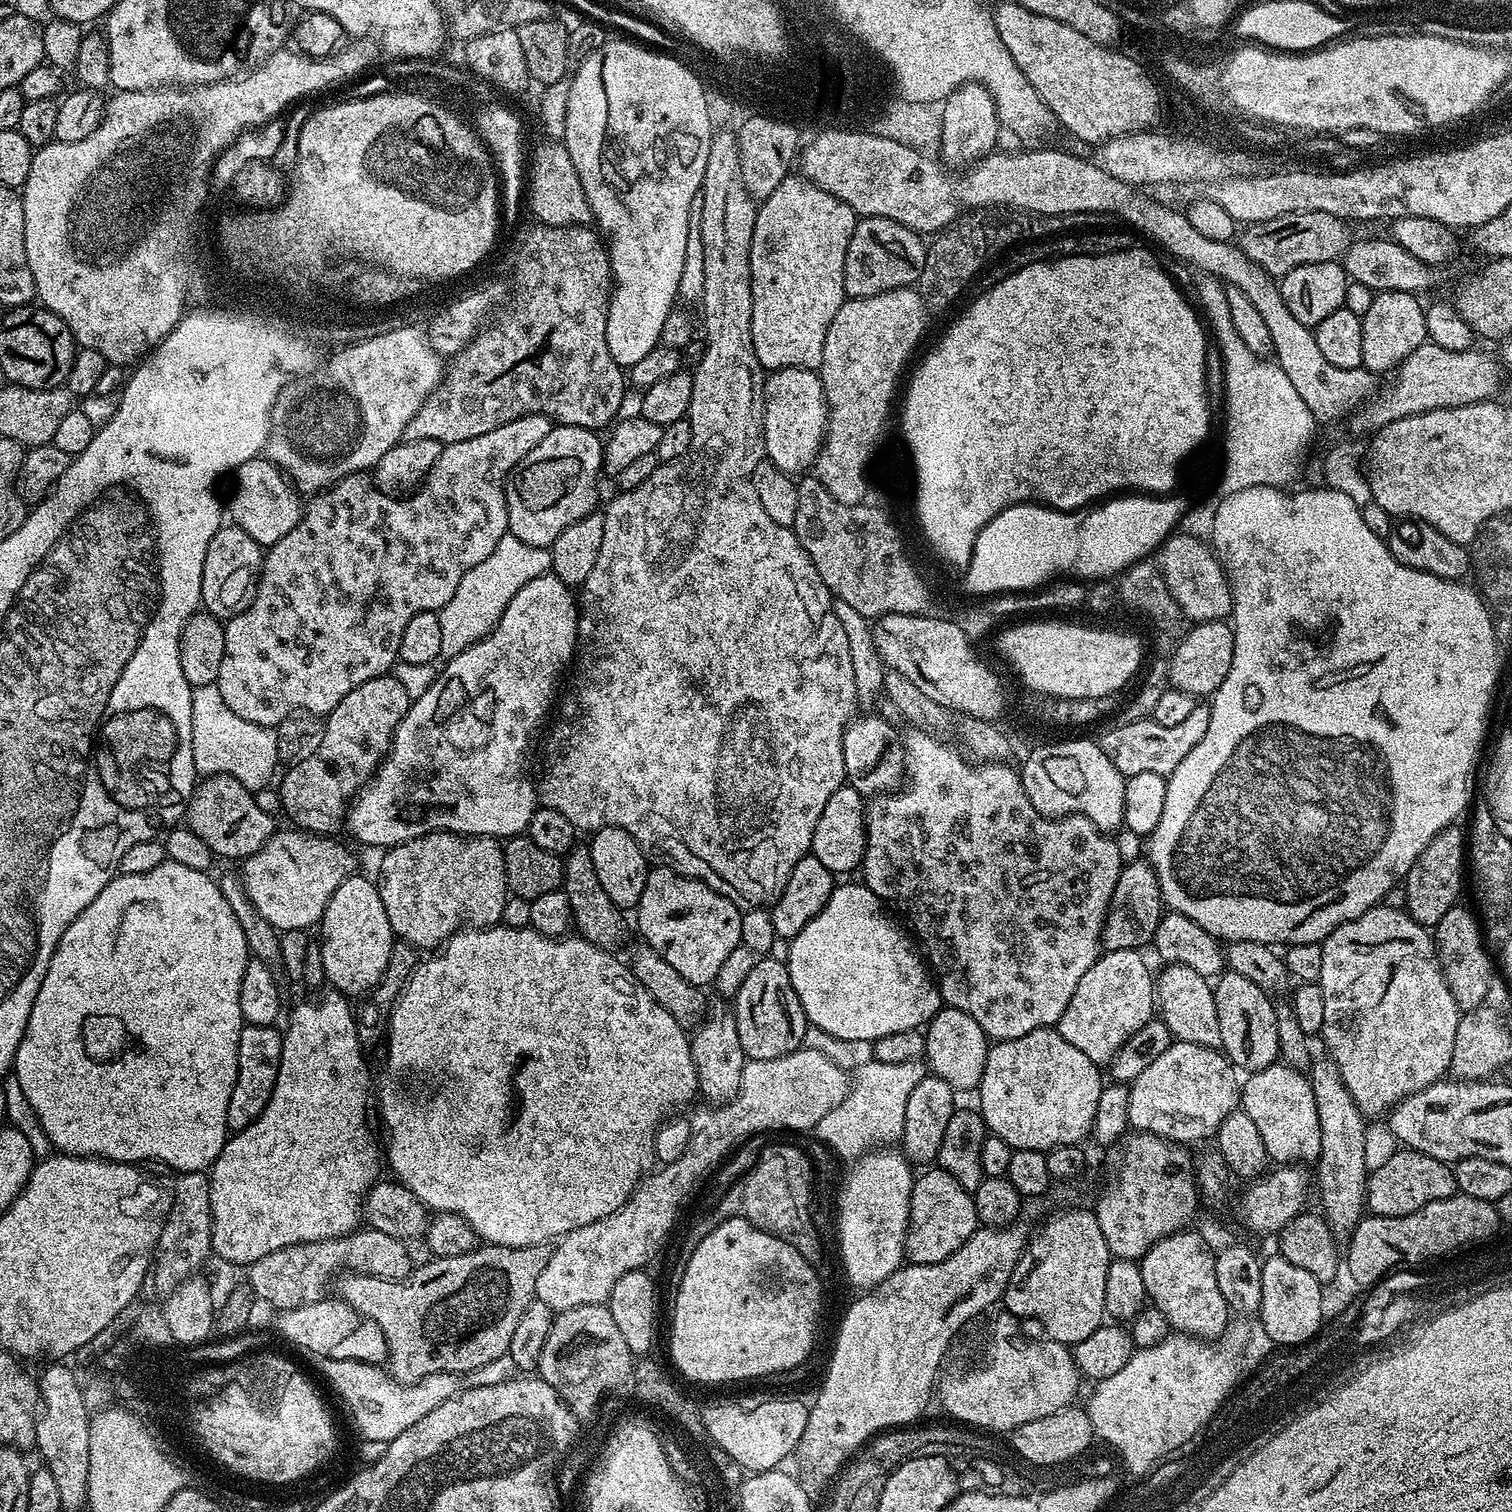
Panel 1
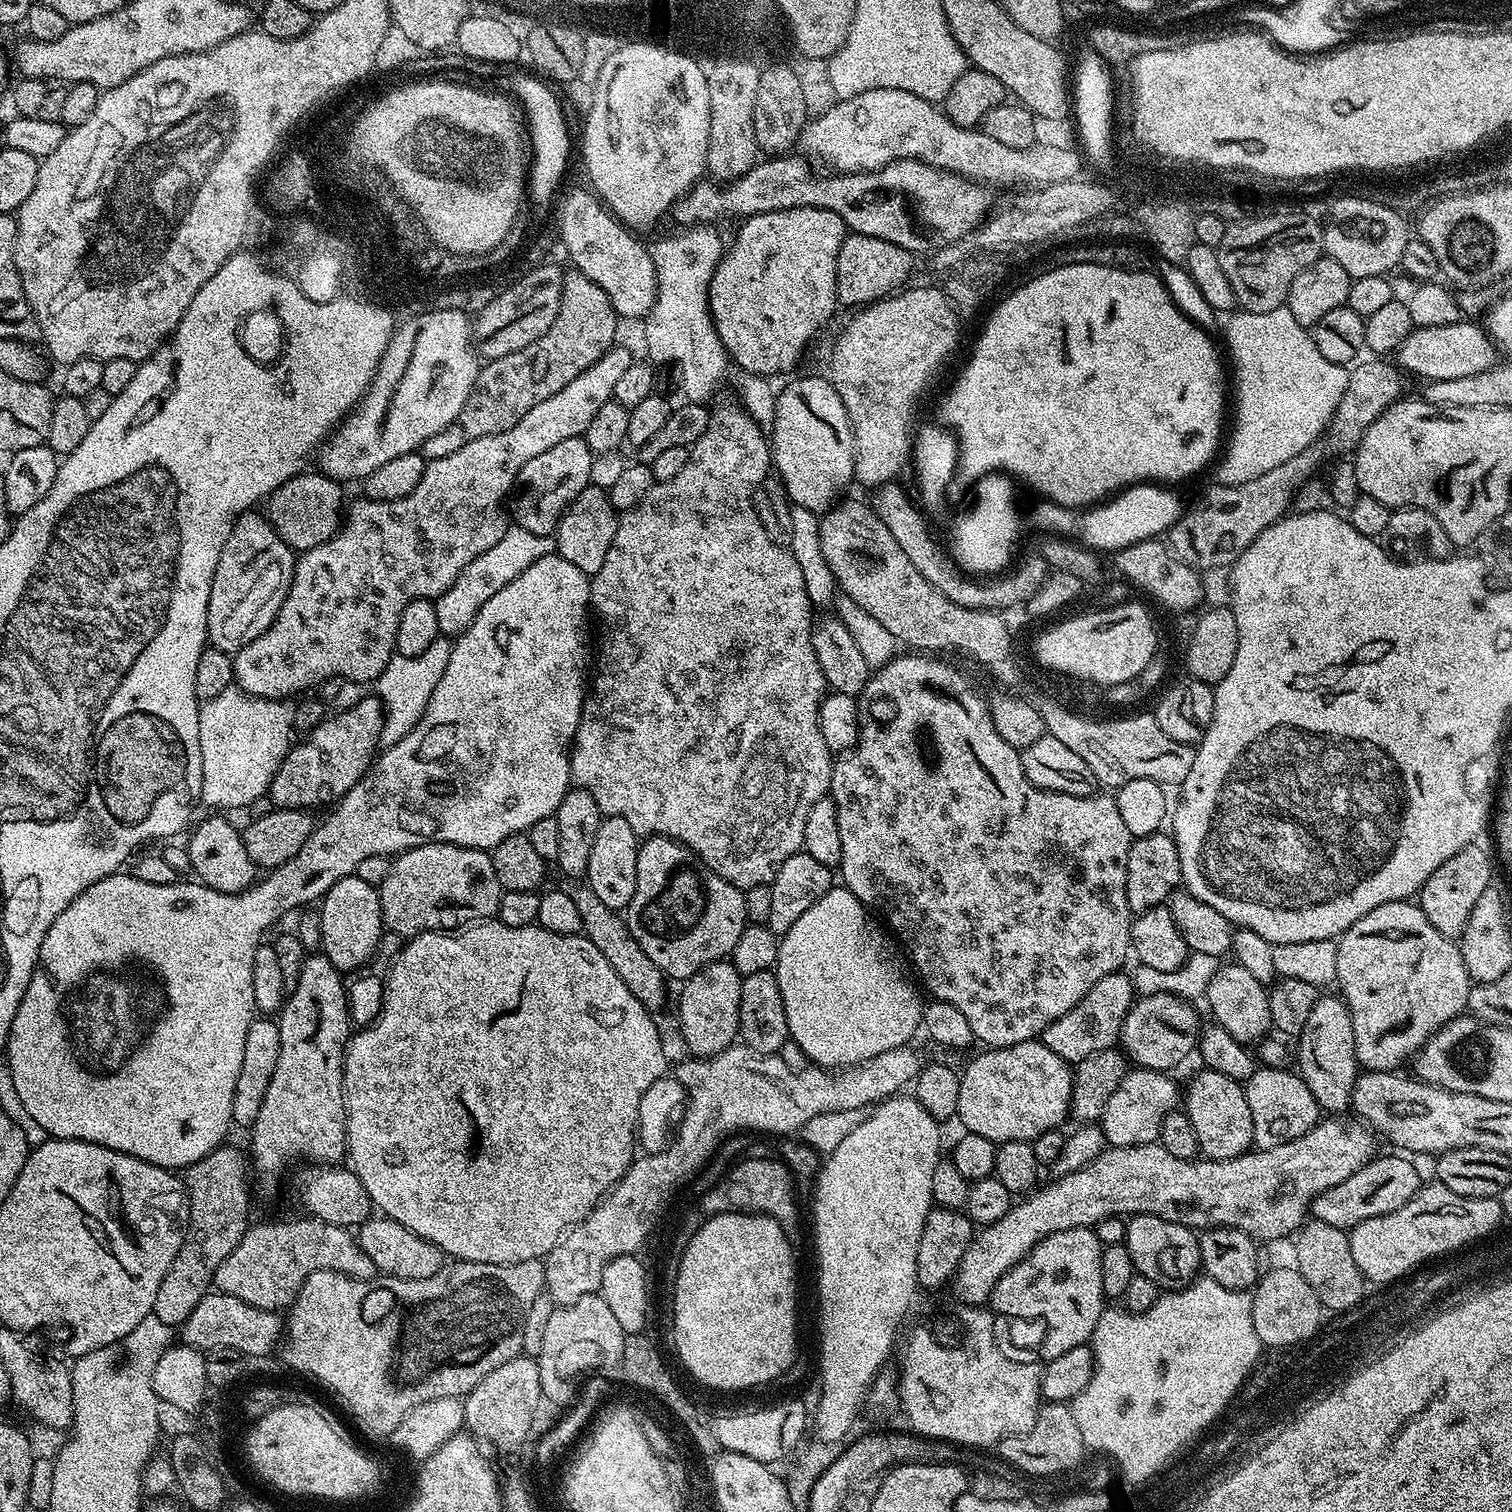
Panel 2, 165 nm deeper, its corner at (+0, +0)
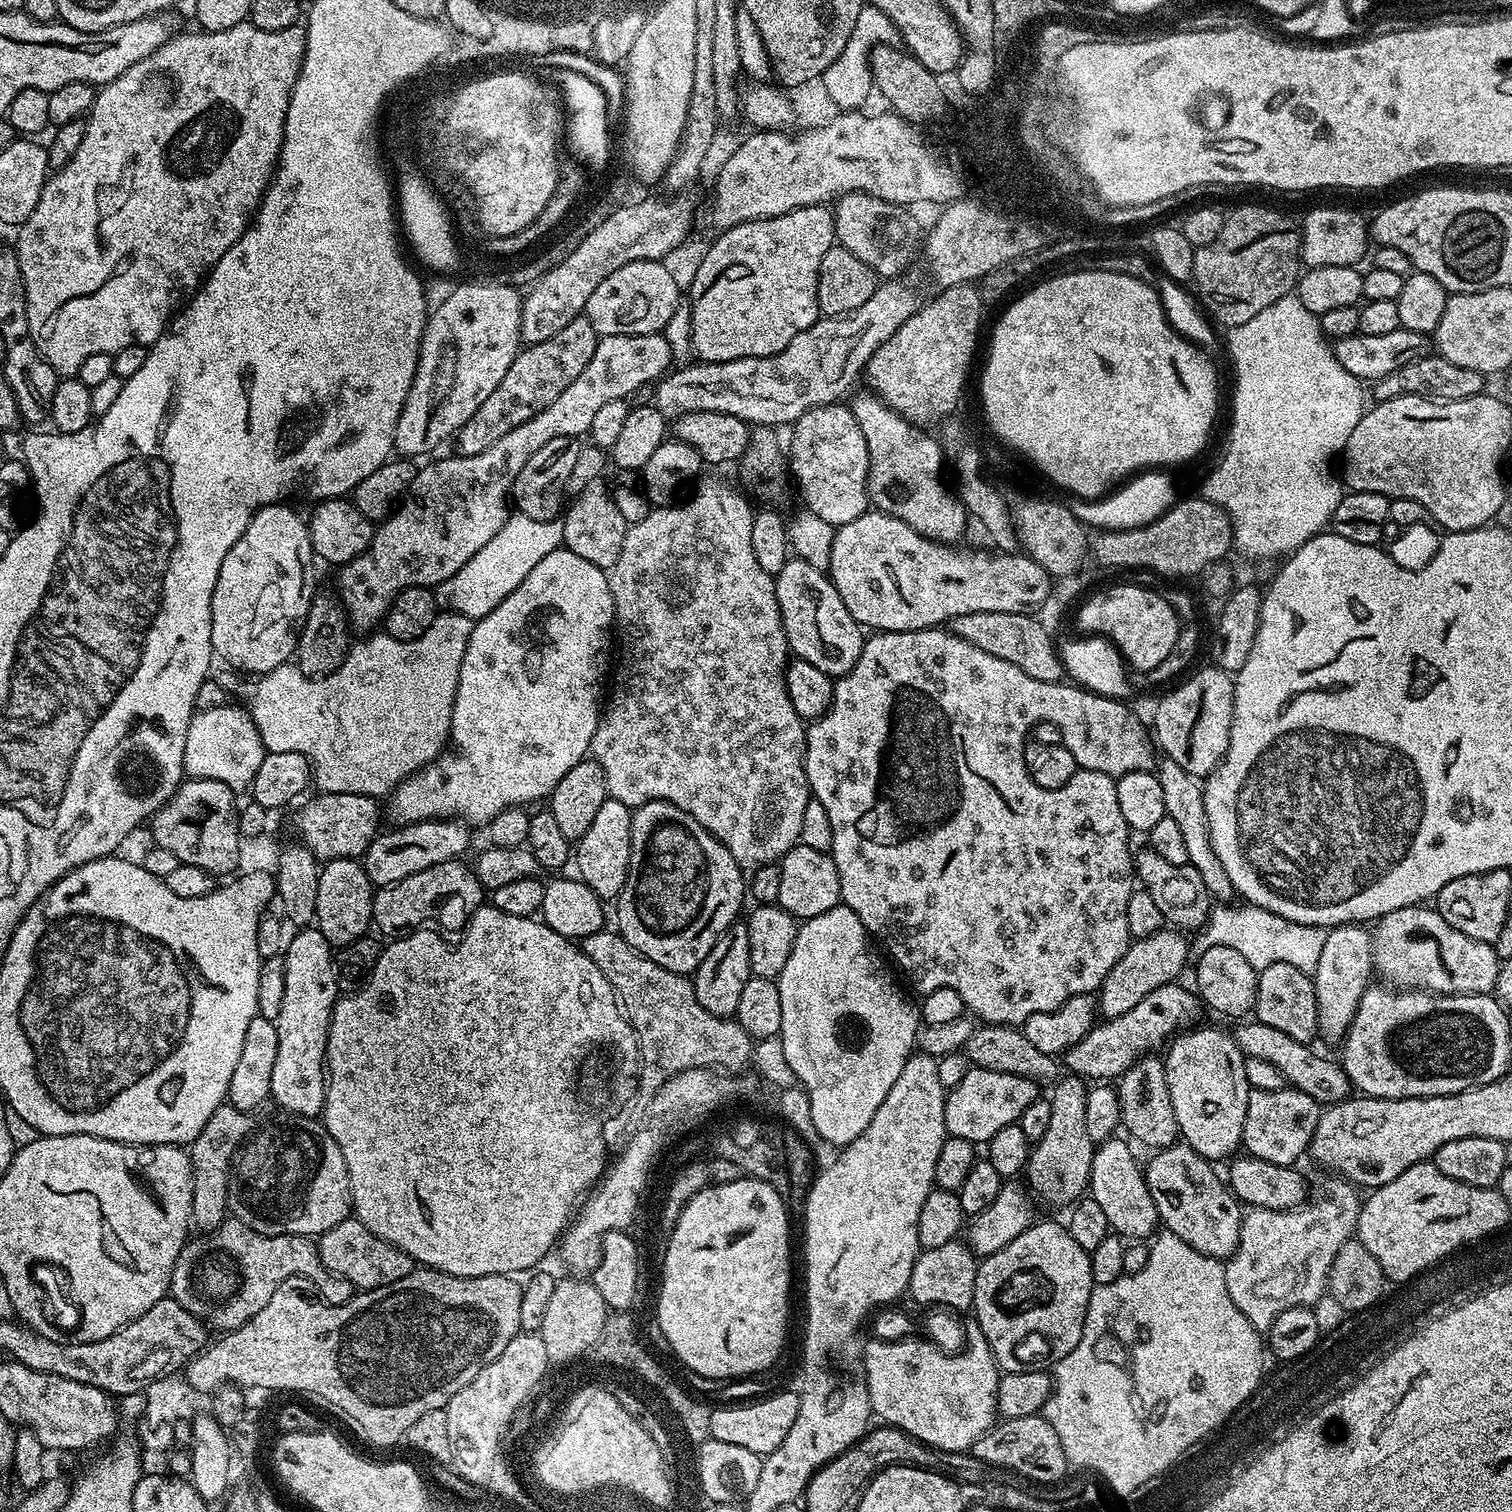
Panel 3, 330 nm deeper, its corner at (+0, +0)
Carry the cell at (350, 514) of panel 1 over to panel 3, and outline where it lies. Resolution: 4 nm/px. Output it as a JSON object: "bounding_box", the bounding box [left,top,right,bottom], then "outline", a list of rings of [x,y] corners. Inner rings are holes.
{"bounding_box":[348,333,673,612],"outline":[[[661,333],[601,336],[596,341],[594,358],[590,358],[586,370],[582,370],[582,374],[578,374],[578,378],[574,378],[574,382],[570,382],[570,386],[566,386],[566,390],[562,390],[562,394],[558,394],[558,398],[554,398],[554,402],[550,402],[546,410],[542,410],[522,426],[516,426],[514,430],[510,430],[510,434],[502,434],[502,438],[494,442],[494,446],[482,450],[482,454],[451,454],[452,456],[445,460],[436,460],[425,468],[421,467],[416,473],[407,499],[373,531],[367,550],[348,563],[352,572],[360,576],[360,604],[364,604],[368,612],[387,612],[392,600],[403,588],[435,589],[452,574],[457,574],[482,546],[486,546],[502,530],[510,515],[512,485],[515,484],[518,474],[522,474],[522,466],[530,462],[530,457],[541,446],[546,446],[550,438],[559,436],[583,437],[590,430],[590,422],[594,422],[594,414],[598,414],[598,409],[606,406],[606,402],[631,397],[631,392],[646,387],[648,383],[651,385],[659,381],[673,367],[672,363],[672,347]]]}

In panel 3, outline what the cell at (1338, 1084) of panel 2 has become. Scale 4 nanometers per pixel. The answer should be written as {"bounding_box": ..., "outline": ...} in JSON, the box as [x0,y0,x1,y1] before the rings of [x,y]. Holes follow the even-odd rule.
{"bounding_box":[1314,923,1374,1041],"outline":[[[1359,923],[1338,924],[1328,929],[1326,943],[1318,957],[1318,966],[1314,973],[1317,998],[1317,1033],[1321,1040],[1343,1041],[1358,1010],[1358,1002],[1364,991],[1370,987],[1374,976],[1372,962],[1373,933]]]}

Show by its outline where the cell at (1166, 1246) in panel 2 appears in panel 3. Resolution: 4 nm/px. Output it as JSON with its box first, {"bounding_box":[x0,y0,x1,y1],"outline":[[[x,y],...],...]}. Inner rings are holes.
{"bounding_box":[1088,1137,1159,1240],"outline":[[[1108,1137],[1095,1147],[1088,1192],[1105,1211],[1109,1227],[1118,1236],[1128,1240],[1144,1240],[1151,1237],[1155,1233],[1154,1228],[1159,1225],[1157,1207],[1154,1206],[1141,1165],[1139,1168],[1131,1148],[1118,1137]]]}

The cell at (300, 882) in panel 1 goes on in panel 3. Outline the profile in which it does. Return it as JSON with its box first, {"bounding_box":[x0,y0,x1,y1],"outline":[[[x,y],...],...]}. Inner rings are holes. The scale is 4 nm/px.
{"bounding_box":[362,818,469,888],"outline":[[[456,818],[420,820],[393,828],[393,832],[385,831],[377,835],[362,857],[368,881],[376,888],[397,884],[402,882],[402,878],[410,878],[410,874],[418,874],[435,864],[463,857],[468,848],[469,825]]]}

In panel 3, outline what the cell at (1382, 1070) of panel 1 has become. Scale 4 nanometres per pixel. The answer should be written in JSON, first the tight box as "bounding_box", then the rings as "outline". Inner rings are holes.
{"bounding_box":[1372,906,1502,994],"outline":[[[1413,906],[1394,910],[1375,921],[1372,962],[1375,971],[1379,975],[1381,972],[1385,981],[1396,986],[1415,986],[1437,994],[1488,994],[1496,987],[1502,960],[1493,945],[1466,938],[1466,934],[1454,930],[1454,926],[1450,926],[1450,922],[1446,922],[1446,918],[1442,918],[1435,907]]]}

